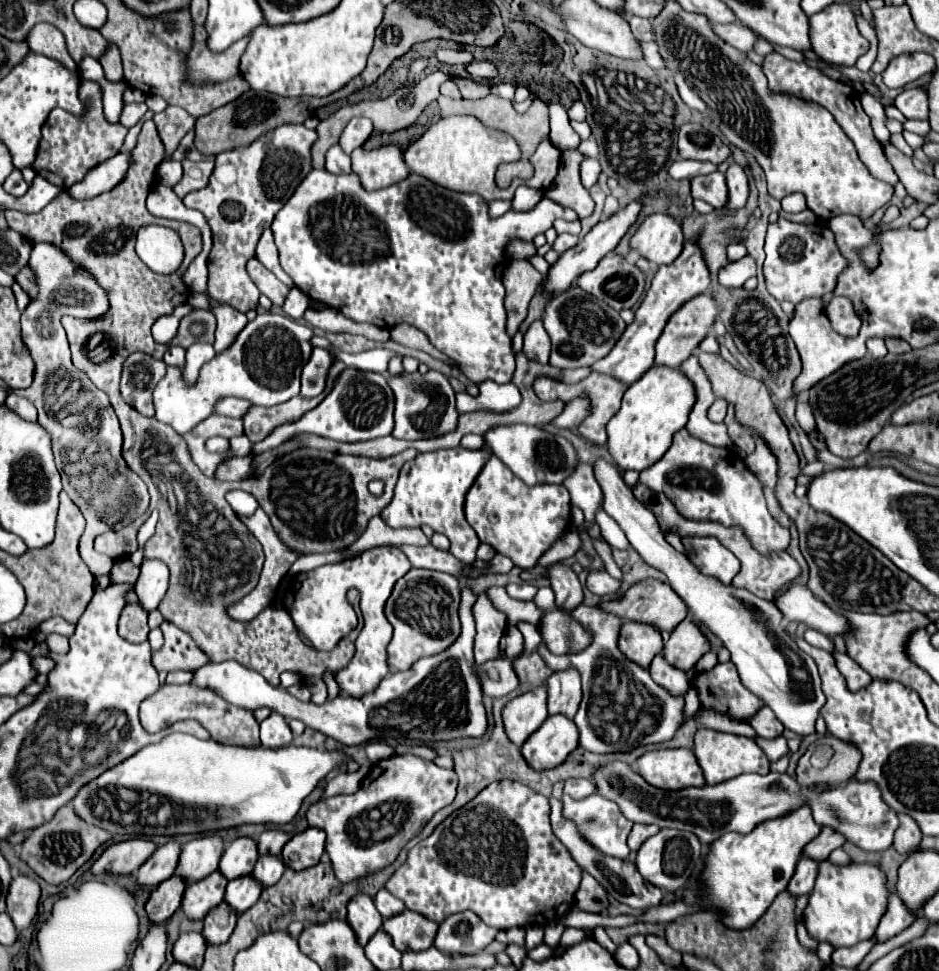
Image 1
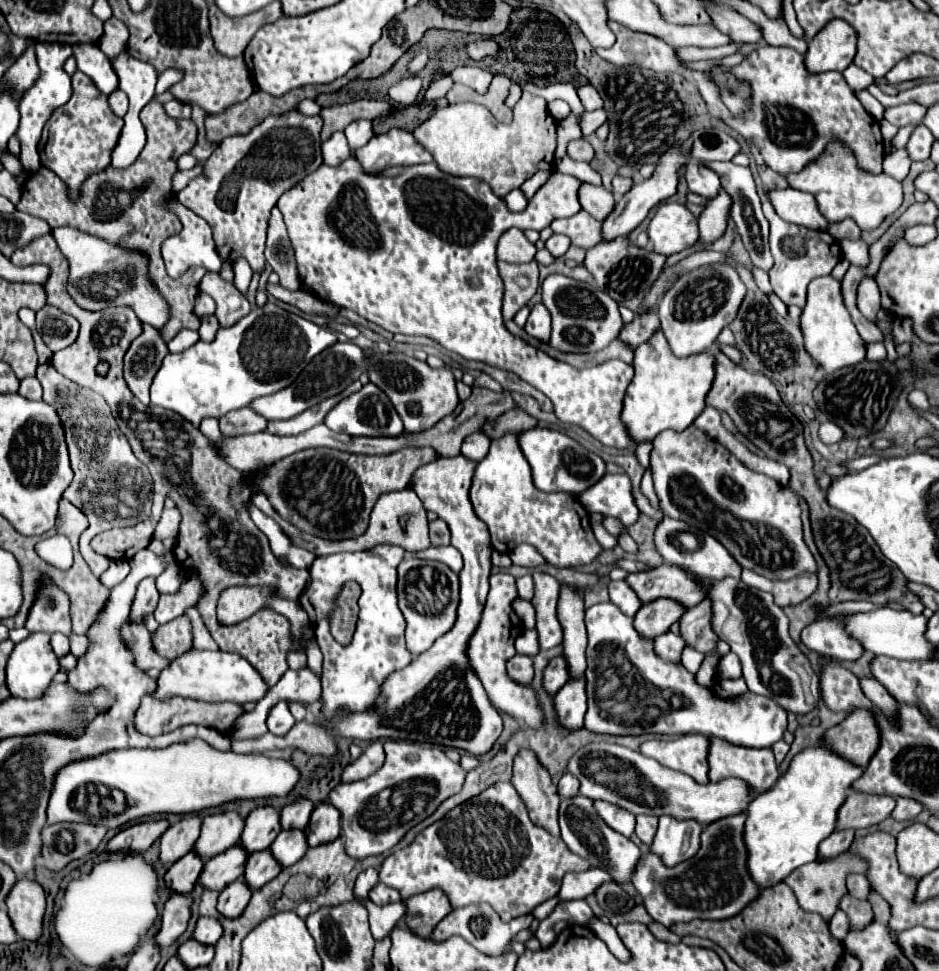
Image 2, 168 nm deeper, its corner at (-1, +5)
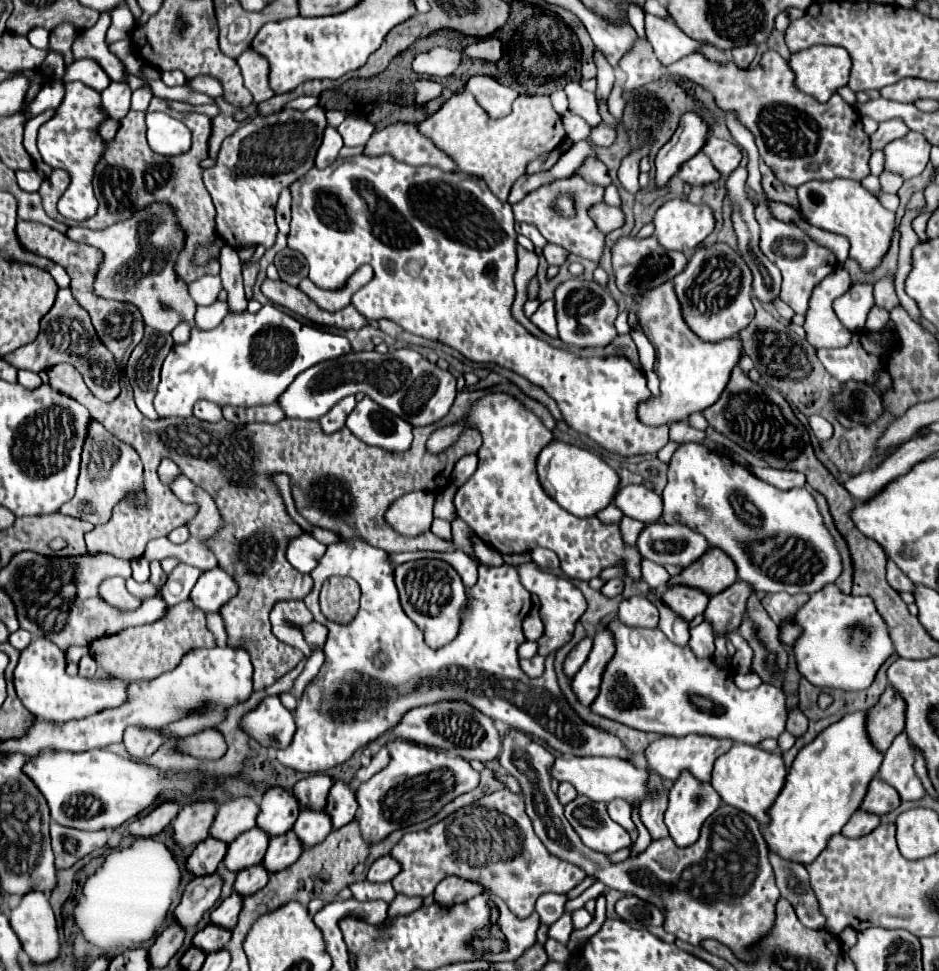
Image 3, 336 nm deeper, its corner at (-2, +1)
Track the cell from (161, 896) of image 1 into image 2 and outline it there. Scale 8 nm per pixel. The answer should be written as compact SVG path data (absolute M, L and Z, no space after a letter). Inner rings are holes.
M188 852L166 872L164 876L166 886L172 888L174 892L192 892L202 868L204 868L204 860L196 852Z

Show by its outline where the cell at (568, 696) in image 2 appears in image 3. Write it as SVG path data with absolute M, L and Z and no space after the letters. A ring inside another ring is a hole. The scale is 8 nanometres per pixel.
M603 628L597 638L593 638L593 650L589 652L585 666L581 666L571 680L571 688L583 706L591 706L595 700L597 686L601 684L601 670L605 670L609 654L613 654L613 642L609 642L609 630Z

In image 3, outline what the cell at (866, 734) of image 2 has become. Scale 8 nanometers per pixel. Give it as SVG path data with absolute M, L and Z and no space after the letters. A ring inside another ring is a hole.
M889 688L881 694L879 702L867 710L867 722L865 722L867 736L879 752L885 752L891 746L893 738L903 732L905 726L903 712L905 704Z

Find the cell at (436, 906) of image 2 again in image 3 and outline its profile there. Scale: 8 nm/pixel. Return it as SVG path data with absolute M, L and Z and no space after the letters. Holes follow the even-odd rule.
M445 878L439 882L439 886L435 888L435 904L439 904L441 908L451 908L455 904L463 904L469 898L477 896L481 890L481 886L473 884L473 882L465 882L461 878Z

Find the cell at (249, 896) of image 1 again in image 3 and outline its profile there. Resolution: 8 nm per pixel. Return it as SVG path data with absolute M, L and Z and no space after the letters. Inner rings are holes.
M291 830L285 836L277 836L269 840L269 848L261 864L265 866L265 870L269 870L269 874L275 874L291 866L301 856L301 852L303 852L303 846Z

